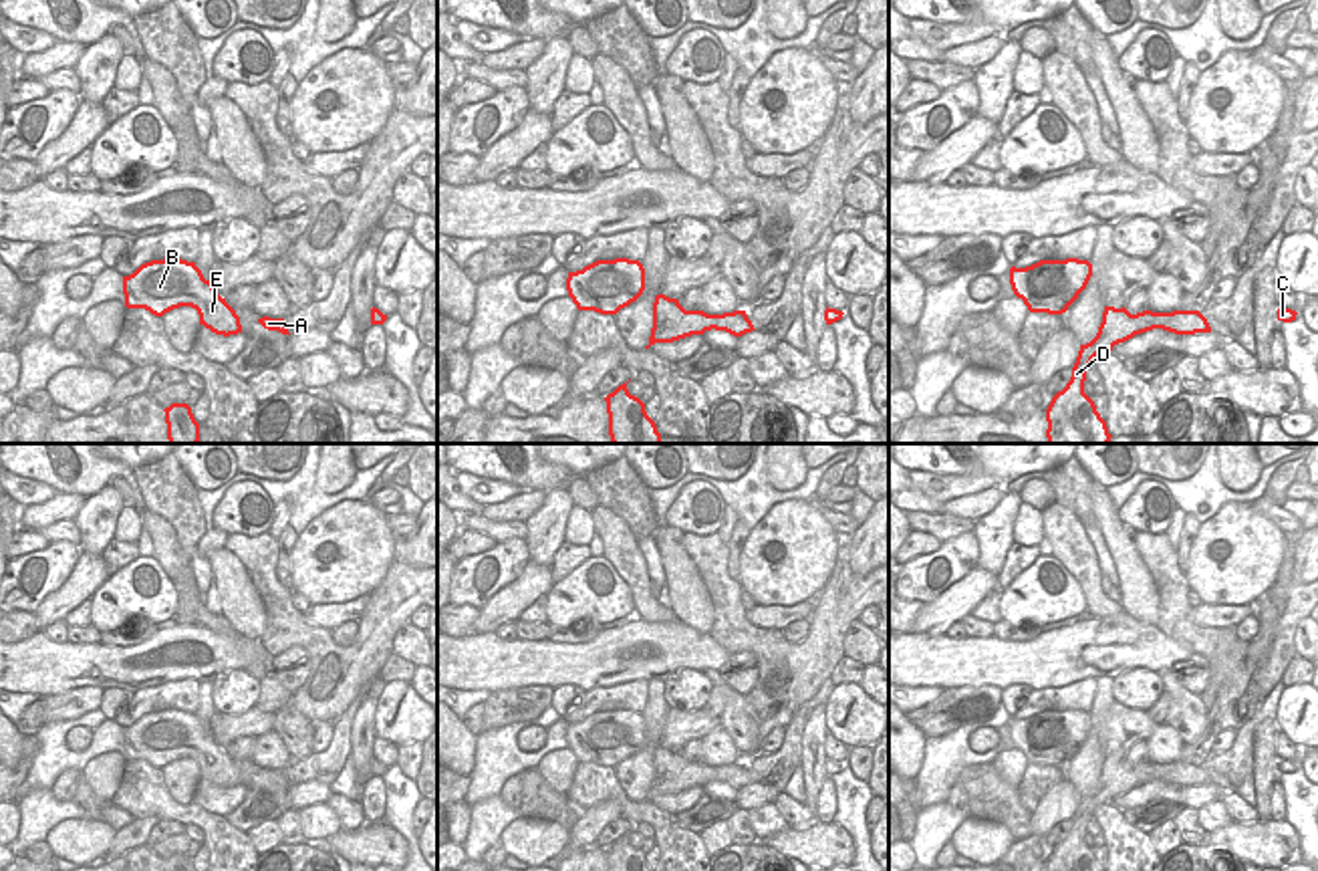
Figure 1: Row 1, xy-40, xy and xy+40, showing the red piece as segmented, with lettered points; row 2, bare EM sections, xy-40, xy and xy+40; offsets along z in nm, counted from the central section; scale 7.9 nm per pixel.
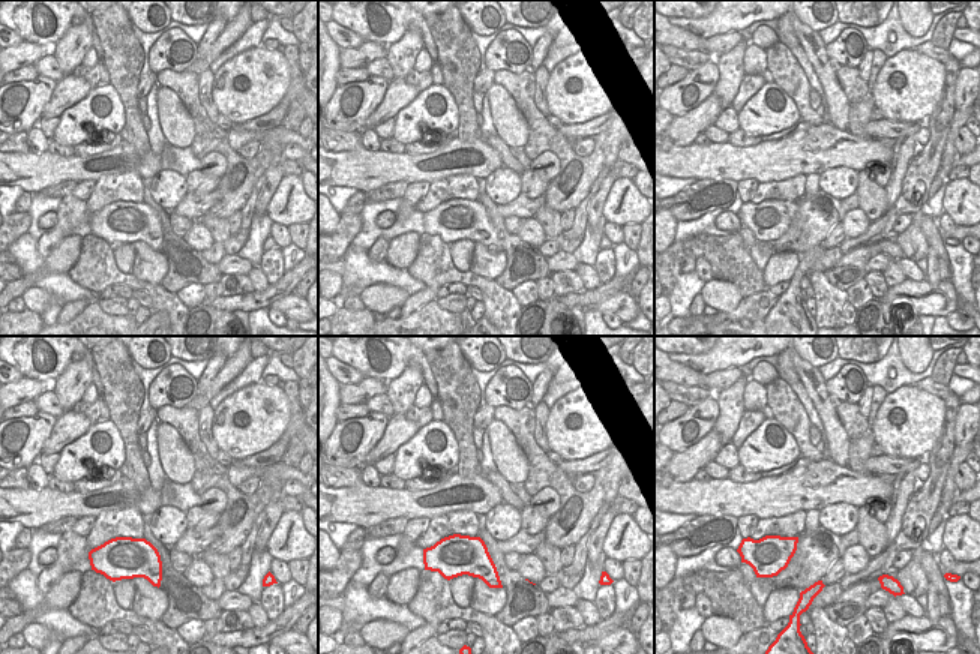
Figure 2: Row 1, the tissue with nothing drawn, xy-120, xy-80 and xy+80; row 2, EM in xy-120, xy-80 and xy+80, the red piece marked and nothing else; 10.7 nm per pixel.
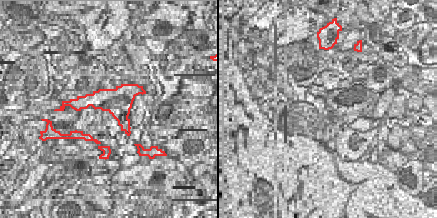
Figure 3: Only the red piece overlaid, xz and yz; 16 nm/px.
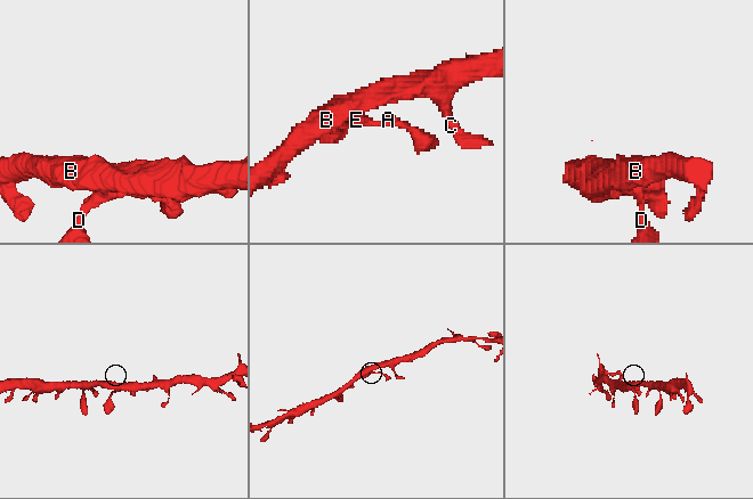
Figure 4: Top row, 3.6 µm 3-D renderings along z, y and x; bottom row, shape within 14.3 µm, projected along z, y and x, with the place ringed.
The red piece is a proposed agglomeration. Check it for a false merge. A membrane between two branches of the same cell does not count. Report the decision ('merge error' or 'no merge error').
no merge error

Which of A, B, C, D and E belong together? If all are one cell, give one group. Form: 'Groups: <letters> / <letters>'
Groups: A B C D E

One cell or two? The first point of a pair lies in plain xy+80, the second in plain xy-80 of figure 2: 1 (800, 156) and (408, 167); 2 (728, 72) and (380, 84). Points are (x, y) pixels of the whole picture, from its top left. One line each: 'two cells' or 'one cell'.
1: one cell
2: two cells

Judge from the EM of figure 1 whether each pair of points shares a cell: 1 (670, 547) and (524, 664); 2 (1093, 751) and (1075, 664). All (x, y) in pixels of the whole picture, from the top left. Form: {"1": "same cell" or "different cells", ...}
{"1": "different cells", "2": "different cells"}

